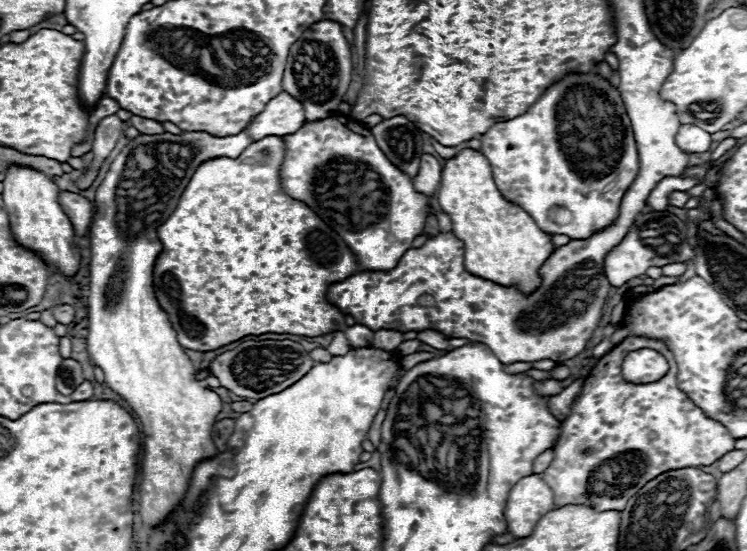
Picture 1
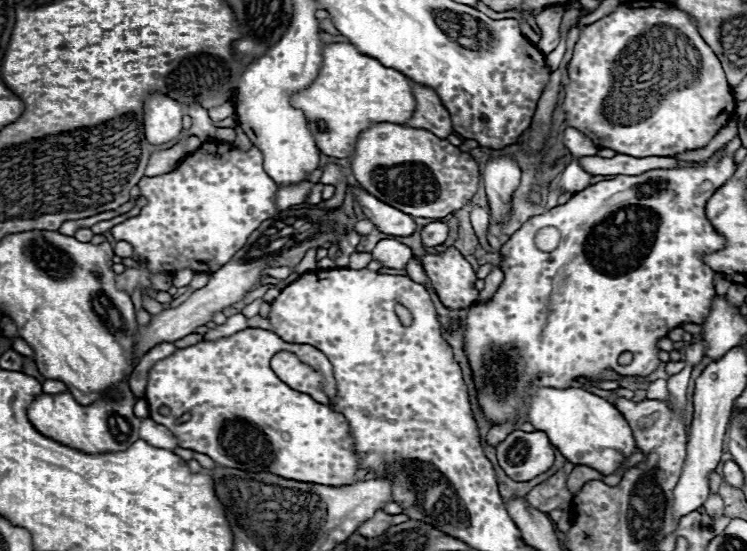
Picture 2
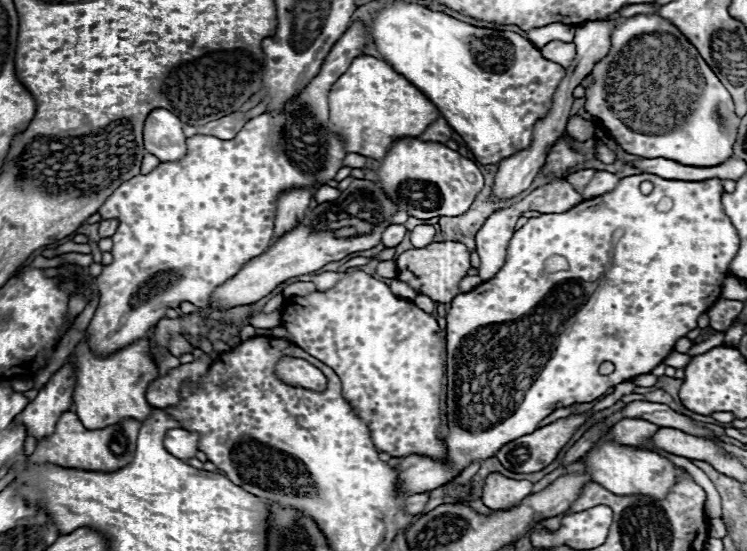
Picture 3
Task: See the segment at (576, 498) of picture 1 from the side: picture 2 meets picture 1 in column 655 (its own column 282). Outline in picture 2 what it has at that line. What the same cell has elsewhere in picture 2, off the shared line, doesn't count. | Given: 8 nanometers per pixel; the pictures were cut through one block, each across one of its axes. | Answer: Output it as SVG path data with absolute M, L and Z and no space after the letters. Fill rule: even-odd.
M246 328L246 330L240 330L236 332L234 336L230 338L222 338L222 340L216 340L216 342L200 342L196 346L190 346L190 348L182 348L178 352L174 352L174 356L168 356L166 360L160 360L158 364L152 366L150 374L148 374L148 386L146 386L146 402L150 406L150 418L158 424L164 424L168 426L180 440L180 446L182 448L188 448L188 450L196 450L196 452L202 452L206 456L210 456L216 464L224 466L224 468L238 468L238 470L246 470L246 472L272 472L276 476L282 476L282 478L288 478L288 480L298 480L298 482L310 482L310 484L320 484L320 486L350 486L354 482L358 482L356 478L356 472L362 468L360 466L360 460L356 458L356 452L354 452L354 438L350 436L350 426L346 422L346 418L336 412L332 406L326 406L326 404L318 404L314 402L308 394L302 394L302 392L296 392L292 390L290 386L286 386L282 380L278 380L278 376L272 372L270 368L270 360L276 352L280 350L288 350L288 352L294 352L304 364L312 366L314 370L320 370L326 374L326 394L336 394L336 380L334 380L334 370L332 370L332 364L328 362L328 358L318 352L316 348L308 346L308 344L292 344L292 342L284 342L280 336L276 336L274 332L268 332L268 330L262 330L262 328ZM160 406L168 406L170 408L170 414L168 416L162 416L158 410ZM190 412L192 418L186 422L186 424L178 424L178 418L182 414Z

